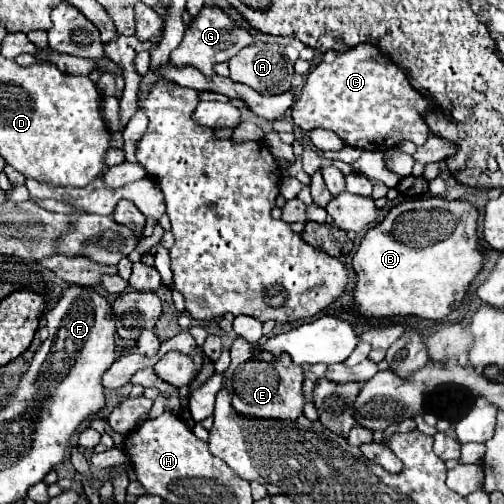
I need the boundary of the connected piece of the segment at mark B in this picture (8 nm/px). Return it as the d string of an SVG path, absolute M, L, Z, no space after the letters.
M426 197L416 201L404 201L392 207L384 221L384 231L372 227L360 241L356 255L352 257L352 269L356 273L354 305L368 319L416 315L422 319L442 319L464 299L468 285L482 269L484 257L476 239L478 211L468 201L446 201L442 197Z

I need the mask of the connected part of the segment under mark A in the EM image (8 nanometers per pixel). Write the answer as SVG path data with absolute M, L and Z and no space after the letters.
M264 43L264 45L248 45L240 49L230 61L230 79L236 83L244 83L258 91L260 95L282 95L292 89L294 67L284 52L284 45Z

